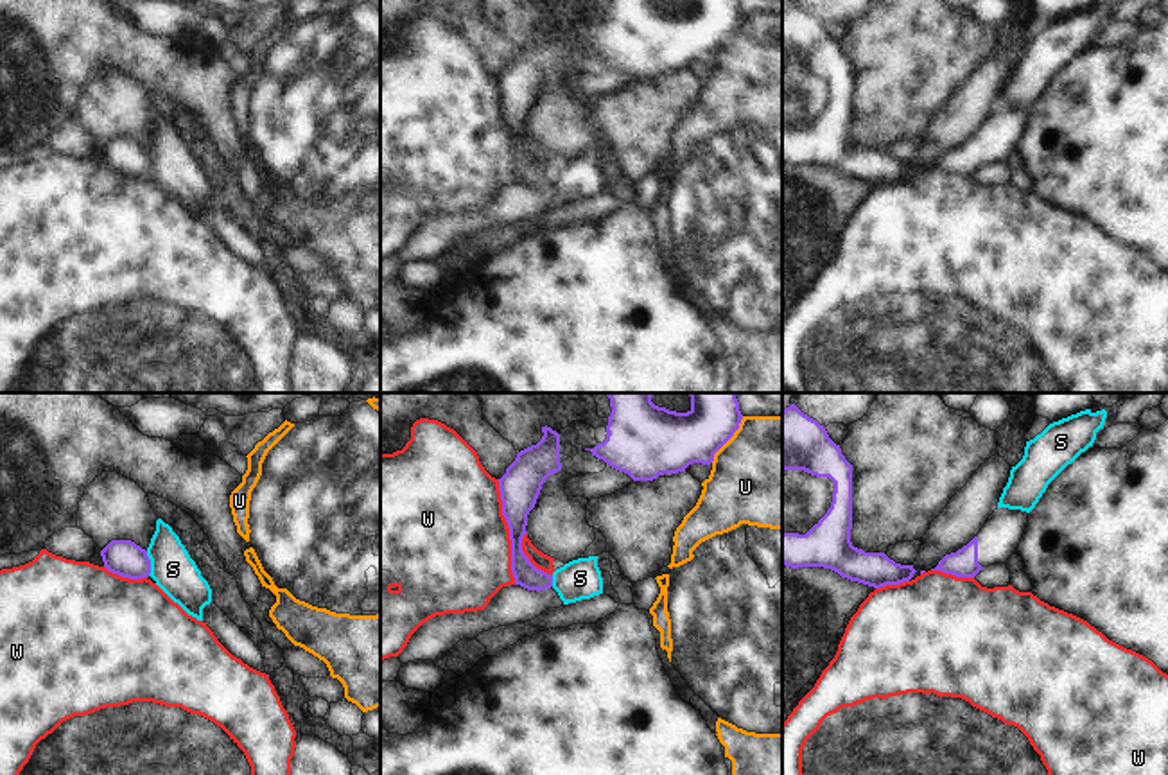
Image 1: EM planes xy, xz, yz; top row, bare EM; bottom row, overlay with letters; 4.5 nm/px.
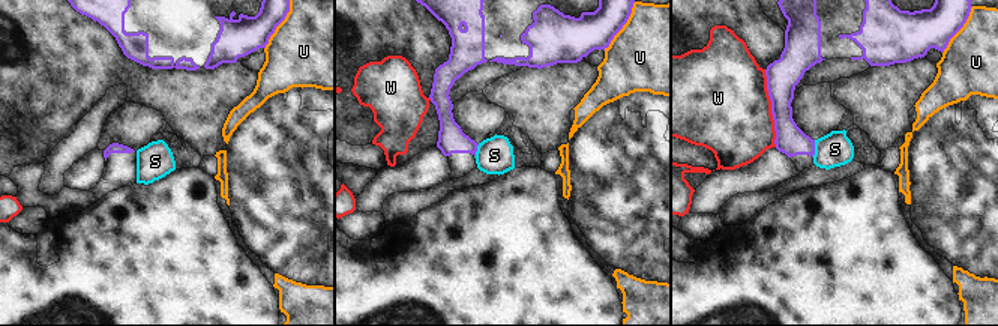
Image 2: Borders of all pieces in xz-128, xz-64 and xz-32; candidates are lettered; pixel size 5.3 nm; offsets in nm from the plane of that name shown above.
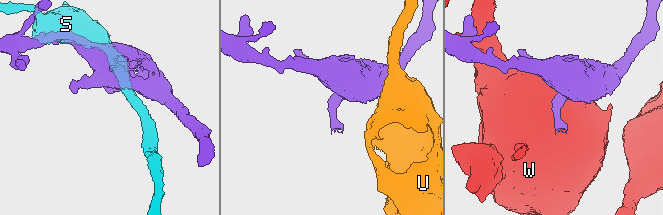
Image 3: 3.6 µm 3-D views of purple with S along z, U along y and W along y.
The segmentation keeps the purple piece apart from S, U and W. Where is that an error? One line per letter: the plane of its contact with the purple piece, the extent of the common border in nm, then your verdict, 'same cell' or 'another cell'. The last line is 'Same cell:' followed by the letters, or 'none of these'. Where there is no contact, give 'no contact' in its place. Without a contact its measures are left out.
S: meets purple in xy; contact 110 nm long; another cell
U: meets purple in xz; contact 260 nm long; another cell
W: meets purple in xz; contact 480 nm long; another cell
Same cell: none of these

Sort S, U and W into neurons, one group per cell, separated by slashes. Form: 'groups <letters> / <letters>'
groups S / U / W

